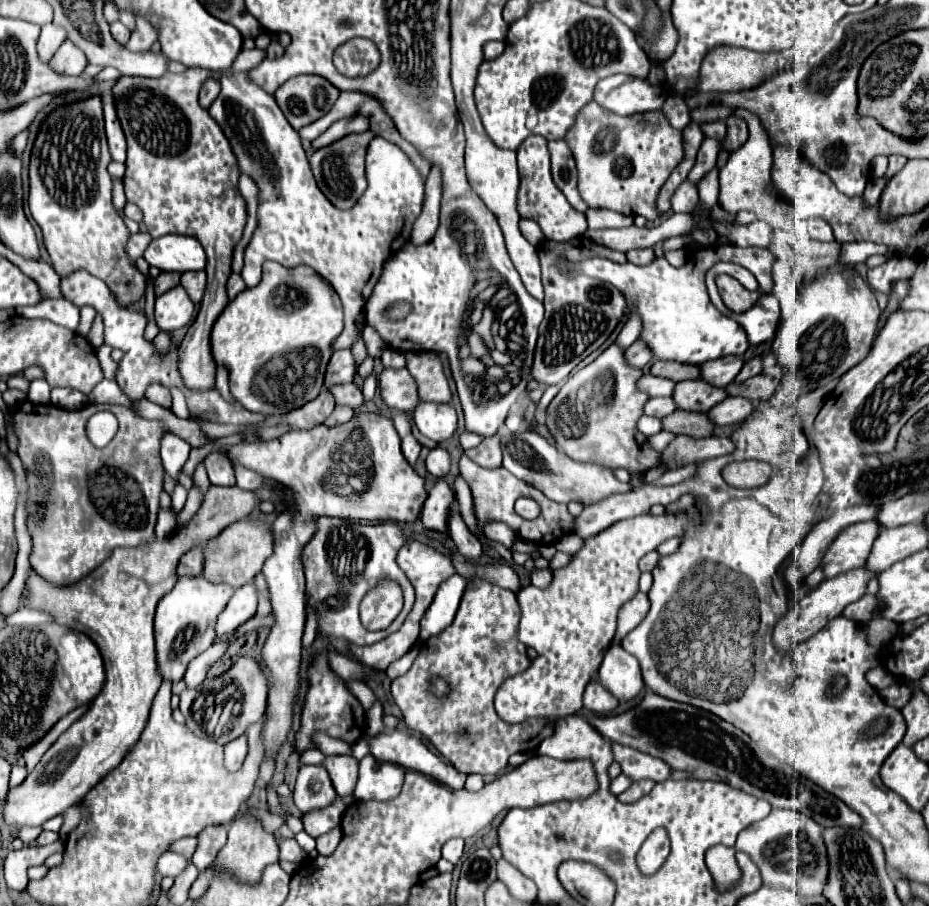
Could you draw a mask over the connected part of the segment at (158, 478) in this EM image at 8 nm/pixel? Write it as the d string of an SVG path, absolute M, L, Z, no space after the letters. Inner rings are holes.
M25 401L19 409L15 409L15 413L11 415L11 421L13 421L13 431L15 431L17 439L19 439L17 451L19 451L19 457L23 461L25 473L27 473L27 501L25 501L25 507L27 507L27 529L29 529L29 533L33 537L33 551L29 555L29 561L31 561L31 567L39 575L43 575L45 579L49 579L55 585L69 585L69 583L79 581L87 573L91 573L95 567L99 567L111 555L111 551L115 547L133 547L133 545L147 543L147 541L151 541L155 537L153 529L155 529L157 511L159 511L159 493L163 491L163 463L161 463L161 457L159 457L159 441L161 441L161 435L165 431L163 423L147 421L147 419L143 419L139 415L133 415L131 409L121 407L121 405L95 405L95 403L89 403L87 407L81 407L81 409L75 409L75 411L65 411L65 409L59 409L55 405L31 405L29 401ZM101 409L103 411L111 411L119 419L119 431L117 431L117 435L113 437L113 441L105 449L97 449L95 445L91 445L91 441L85 435L85 423L89 421L89 417L93 413L97 413Z

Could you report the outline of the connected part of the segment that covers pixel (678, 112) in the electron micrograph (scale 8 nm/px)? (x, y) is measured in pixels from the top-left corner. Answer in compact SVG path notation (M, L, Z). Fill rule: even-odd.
M669 97L663 105L663 113L671 119L671 125L677 129L685 129L685 125L689 125L691 121L689 107L681 97Z

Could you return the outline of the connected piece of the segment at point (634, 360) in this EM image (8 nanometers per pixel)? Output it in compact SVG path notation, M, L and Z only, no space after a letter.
M635 341L629 349L625 349L625 361L627 361L631 367L643 369L643 367L651 361L651 351L645 349L645 345L643 345L641 341Z

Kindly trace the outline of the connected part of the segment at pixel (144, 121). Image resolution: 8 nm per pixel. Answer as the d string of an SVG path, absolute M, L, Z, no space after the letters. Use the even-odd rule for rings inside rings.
M187 69L183 73L167 73L157 79L147 77L121 77L113 87L115 107L119 121L123 125L125 137L127 137L127 171L123 177L125 183L125 195L129 203L135 203L143 211L143 223L147 225L147 231L153 239L169 235L169 233L181 233L199 239L199 243L205 249L207 255L207 289L197 313L197 319L189 327L187 335L181 341L179 355L177 355L177 367L183 379L183 385L193 391L207 391L215 387L215 361L211 355L211 327L229 303L225 283L231 273L231 255L233 247L237 245L237 239L241 239L241 231L245 227L245 201L241 195L237 195L237 159L221 131L221 127L209 117L207 109L203 109L197 101L199 89L205 79L219 79L219 73L209 69Z

